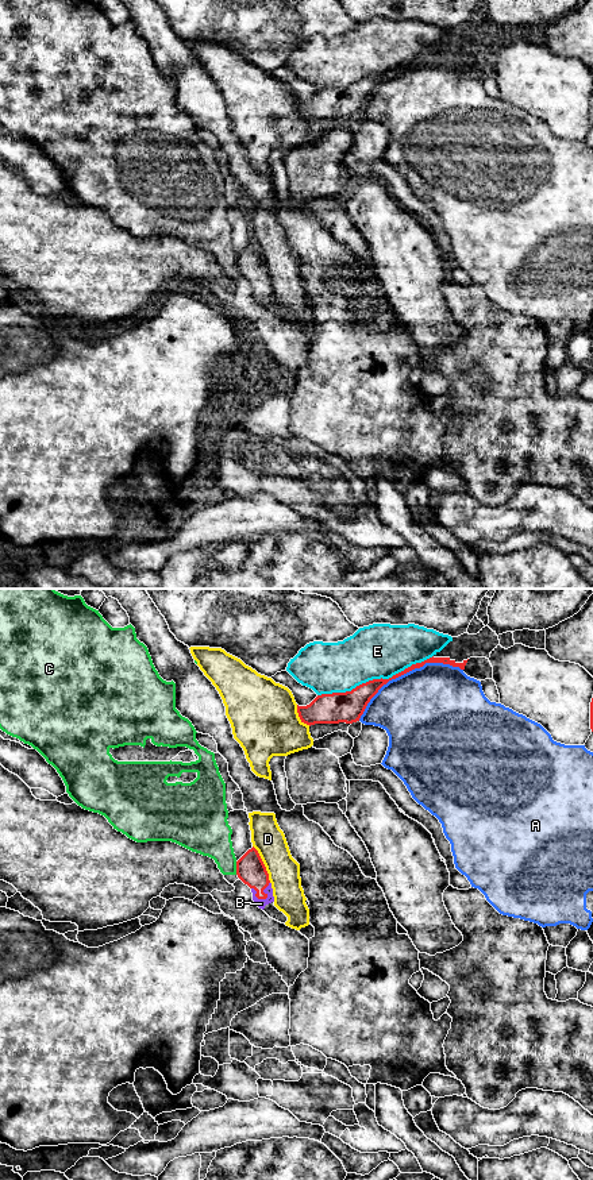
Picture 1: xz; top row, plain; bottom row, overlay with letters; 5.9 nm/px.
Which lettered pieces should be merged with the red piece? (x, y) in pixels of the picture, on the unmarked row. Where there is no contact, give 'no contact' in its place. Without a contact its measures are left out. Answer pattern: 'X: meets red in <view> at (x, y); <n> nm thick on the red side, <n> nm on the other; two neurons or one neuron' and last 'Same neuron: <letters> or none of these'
A: meets red in xz at (405, 68); 100 nm thick on the red side, 500 nm on the other; two neurons
B: meets red in xz at (265, 289); 170 nm thick on the red side, 60 nm on the other; one neuron
C: meets red in xz at (237, 263); 170 nm thick on the red side, 240 nm on the other; two neurons
D: meets red in xz at (264, 259); 170 nm thick on the red side, 190 nm on the other; two neurons
E: meets red in xz at (374, 74); 180 nm thick on the red side, 320 nm on the other; two neurons
Same neuron: B

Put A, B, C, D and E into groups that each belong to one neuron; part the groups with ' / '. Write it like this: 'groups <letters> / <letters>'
groups A / B / C / D / E

